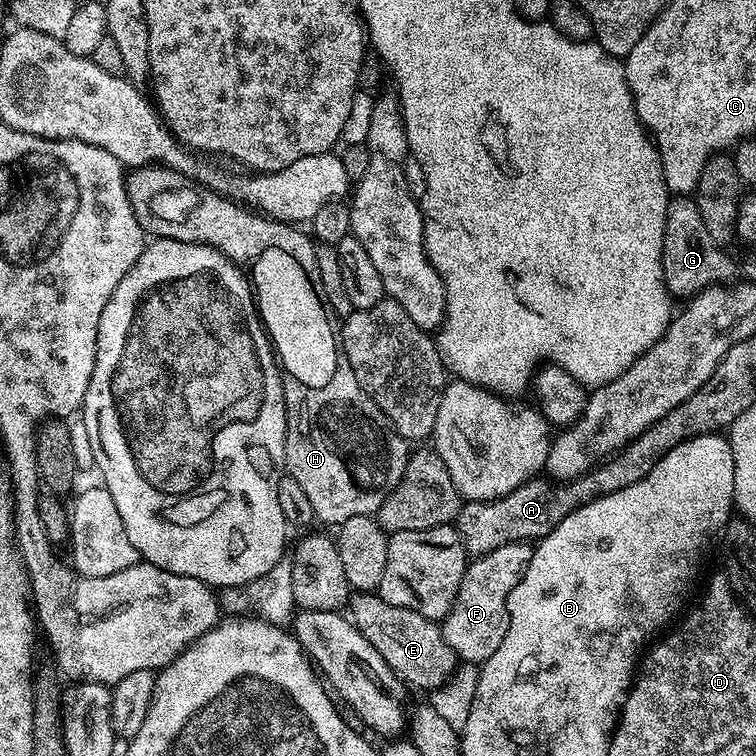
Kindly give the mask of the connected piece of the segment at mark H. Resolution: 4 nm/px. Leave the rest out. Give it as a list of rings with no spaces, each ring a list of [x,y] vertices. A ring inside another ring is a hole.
[[[270,246],[258,256],[250,266],[250,283],[256,297],[256,310],[264,324],[264,331],[272,342],[272,347],[282,365],[283,371],[291,378],[284,380],[284,405],[288,415],[286,426],[286,442],[284,443],[284,468],[287,475],[302,486],[310,506],[314,506],[314,514],[319,523],[338,526],[346,522],[346,518],[371,516],[386,502],[386,498],[398,486],[402,474],[406,470],[406,462],[410,455],[409,441],[404,440],[392,429],[392,424],[378,410],[378,406],[362,390],[362,386],[346,388],[336,394],[332,402],[314,402],[314,388],[326,386],[332,378],[340,378],[340,374],[348,374],[350,362],[346,354],[332,354],[342,347],[340,333],[334,333],[330,340],[312,340],[310,336],[310,310],[320,310],[326,303],[322,278],[318,278],[317,262],[310,262],[310,270],[304,266],[296,266],[296,262],[282,262],[284,256],[278,256],[276,262],[270,262]],[[324,364],[322,376],[318,376],[318,366]]]

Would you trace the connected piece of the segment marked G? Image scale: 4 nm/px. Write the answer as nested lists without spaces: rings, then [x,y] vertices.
[[[686,194],[673,195],[667,204],[666,230],[663,236],[664,281],[669,293],[676,298],[691,298],[703,288],[731,281],[735,277],[732,275],[736,268],[738,272],[738,266],[723,252],[725,251],[707,233],[695,199]]]

